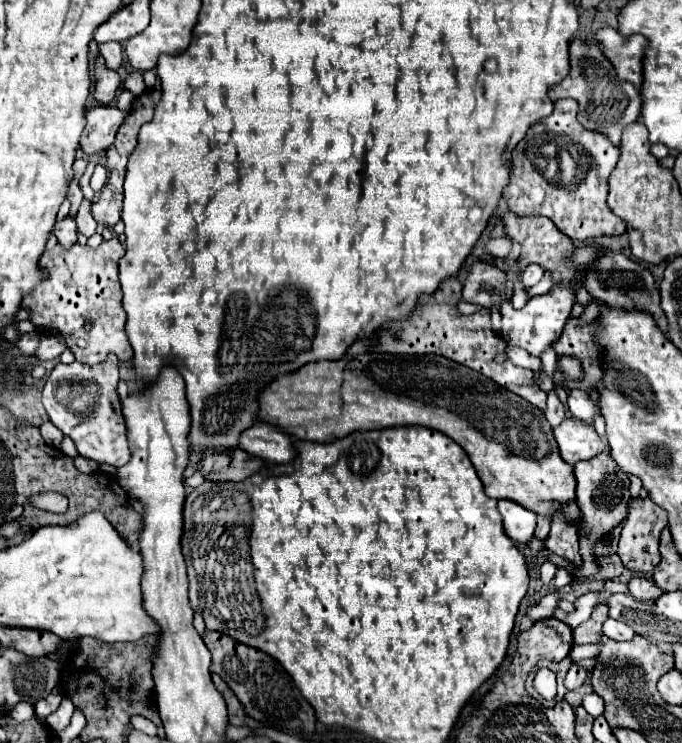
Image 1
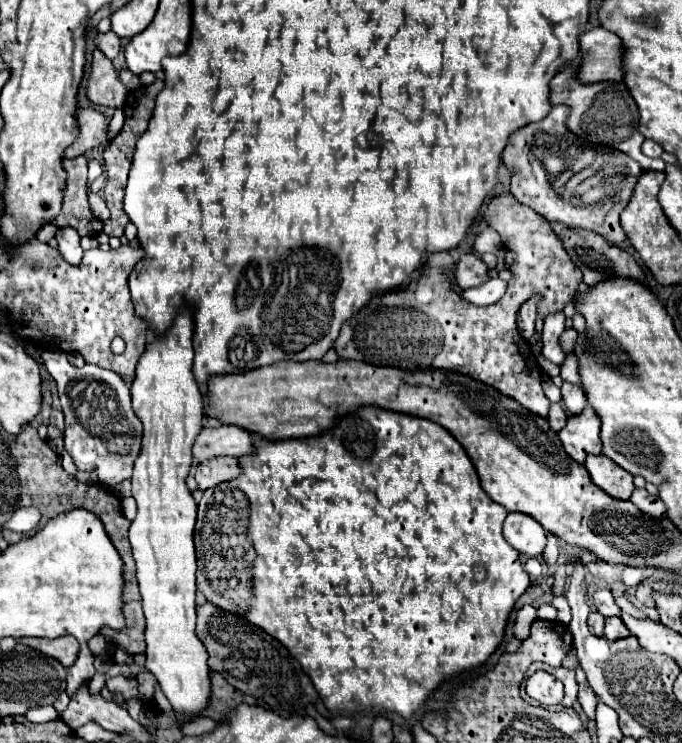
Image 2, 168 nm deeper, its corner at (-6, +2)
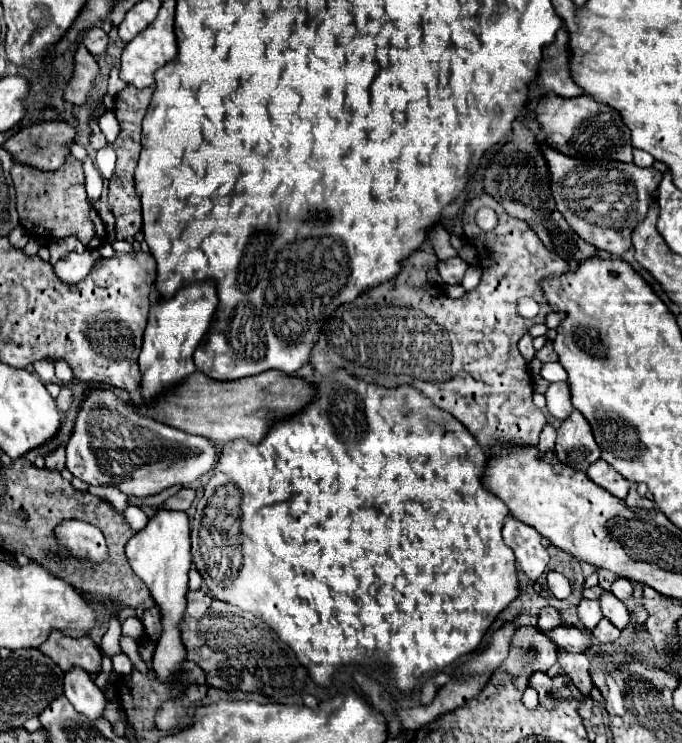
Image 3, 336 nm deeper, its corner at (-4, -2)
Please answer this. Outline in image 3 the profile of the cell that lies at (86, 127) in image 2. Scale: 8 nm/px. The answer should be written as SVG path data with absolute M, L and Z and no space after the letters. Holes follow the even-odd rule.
M47 121L23 127L17 135L7 139L5 147L15 161L53 171L65 163L75 141L77 129L73 125L65 121Z

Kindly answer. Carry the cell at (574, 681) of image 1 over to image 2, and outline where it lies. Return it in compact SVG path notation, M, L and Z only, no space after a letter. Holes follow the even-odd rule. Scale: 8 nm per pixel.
M577 667L577 683L579 683L579 703L581 703L583 711L585 711L585 715L587 715L589 719L593 719L593 717L595 717L597 697L595 697L595 693L591 691L591 687L589 687L589 683L587 683L581 667Z

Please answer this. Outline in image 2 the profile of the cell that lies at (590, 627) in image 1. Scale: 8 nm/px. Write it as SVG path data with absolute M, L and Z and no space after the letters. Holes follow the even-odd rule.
M591 611L589 619L587 619L587 625L589 625L589 631L591 631L593 635L601 637L601 635L603 635L603 625L605 625L605 617L603 617L603 615L599 615L597 611Z

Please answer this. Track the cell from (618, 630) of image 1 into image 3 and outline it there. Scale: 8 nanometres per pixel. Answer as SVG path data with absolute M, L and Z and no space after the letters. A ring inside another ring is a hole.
M601 619L601 623L597 623L597 627L593 629L593 635L601 643L613 643L621 637L621 631L617 627L613 627L613 623L609 623L609 619Z

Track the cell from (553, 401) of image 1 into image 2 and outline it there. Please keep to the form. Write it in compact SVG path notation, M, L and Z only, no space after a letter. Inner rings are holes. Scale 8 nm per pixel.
M551 403L551 409L549 409L549 427L551 431L561 431L565 427L565 421L567 421L567 415L565 415L565 409L559 405L559 403Z

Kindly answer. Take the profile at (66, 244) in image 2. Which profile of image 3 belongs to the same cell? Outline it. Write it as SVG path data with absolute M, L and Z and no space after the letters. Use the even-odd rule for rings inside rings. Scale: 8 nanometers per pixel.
M85 251L85 253L69 253L65 257L61 257L57 263L55 263L55 271L59 275L61 281L65 283L77 283L81 281L85 275L89 275L93 263L97 261L99 251Z

